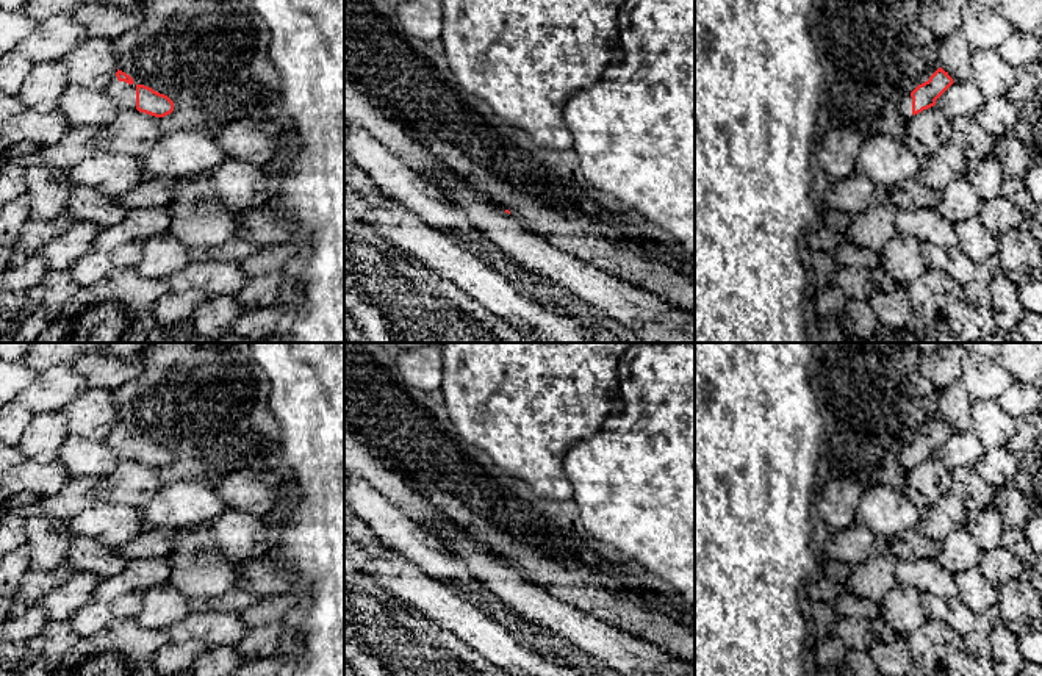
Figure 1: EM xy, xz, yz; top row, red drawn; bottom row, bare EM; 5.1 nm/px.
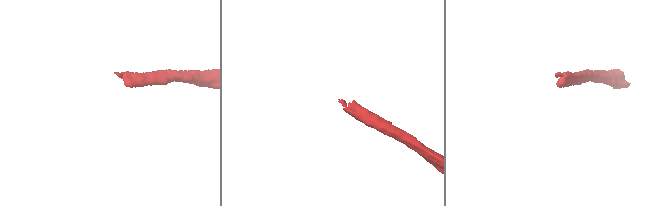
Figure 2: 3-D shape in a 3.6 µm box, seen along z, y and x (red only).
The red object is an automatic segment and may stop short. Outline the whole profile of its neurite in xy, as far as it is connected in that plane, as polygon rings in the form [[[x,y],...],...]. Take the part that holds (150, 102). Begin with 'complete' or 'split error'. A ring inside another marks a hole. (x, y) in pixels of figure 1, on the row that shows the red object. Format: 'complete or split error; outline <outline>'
split error; outline [[[119,69],[103,91],[110,95],[114,110],[138,110],[155,117],[164,117],[174,111],[174,102],[167,95],[136,84],[130,75]]]

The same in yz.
split error; outline [[[939,67],[928,81],[918,84],[909,95],[906,95],[898,111],[909,120],[912,116],[936,105],[936,100],[953,84],[953,78]]]

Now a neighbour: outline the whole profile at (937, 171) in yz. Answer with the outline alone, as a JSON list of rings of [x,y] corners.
[[[948,142],[932,155],[923,155],[917,180],[928,189],[942,192],[950,183],[964,178],[967,160],[964,150]]]

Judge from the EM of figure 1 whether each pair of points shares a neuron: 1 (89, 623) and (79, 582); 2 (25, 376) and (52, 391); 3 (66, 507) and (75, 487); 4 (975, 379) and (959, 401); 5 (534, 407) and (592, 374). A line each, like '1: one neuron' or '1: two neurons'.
1: two neurons
2: two neurons
3: one neuron
4: two neurons
5: one neuron

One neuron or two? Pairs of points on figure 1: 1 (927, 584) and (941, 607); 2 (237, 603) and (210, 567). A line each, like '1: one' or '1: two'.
1: two
2: two

